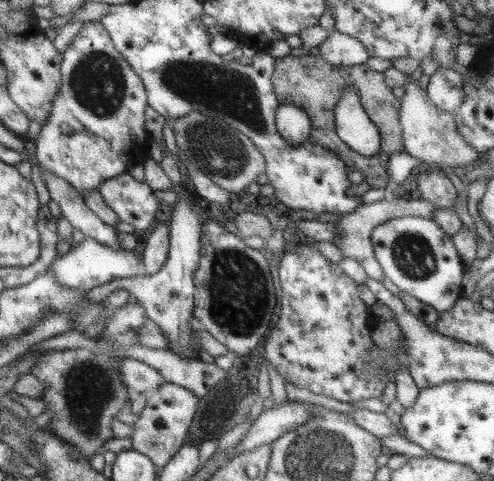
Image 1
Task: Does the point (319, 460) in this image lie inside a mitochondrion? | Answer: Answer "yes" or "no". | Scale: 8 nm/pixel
yes

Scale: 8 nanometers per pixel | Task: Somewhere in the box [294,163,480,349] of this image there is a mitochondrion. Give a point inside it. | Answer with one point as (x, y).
(412, 255)

